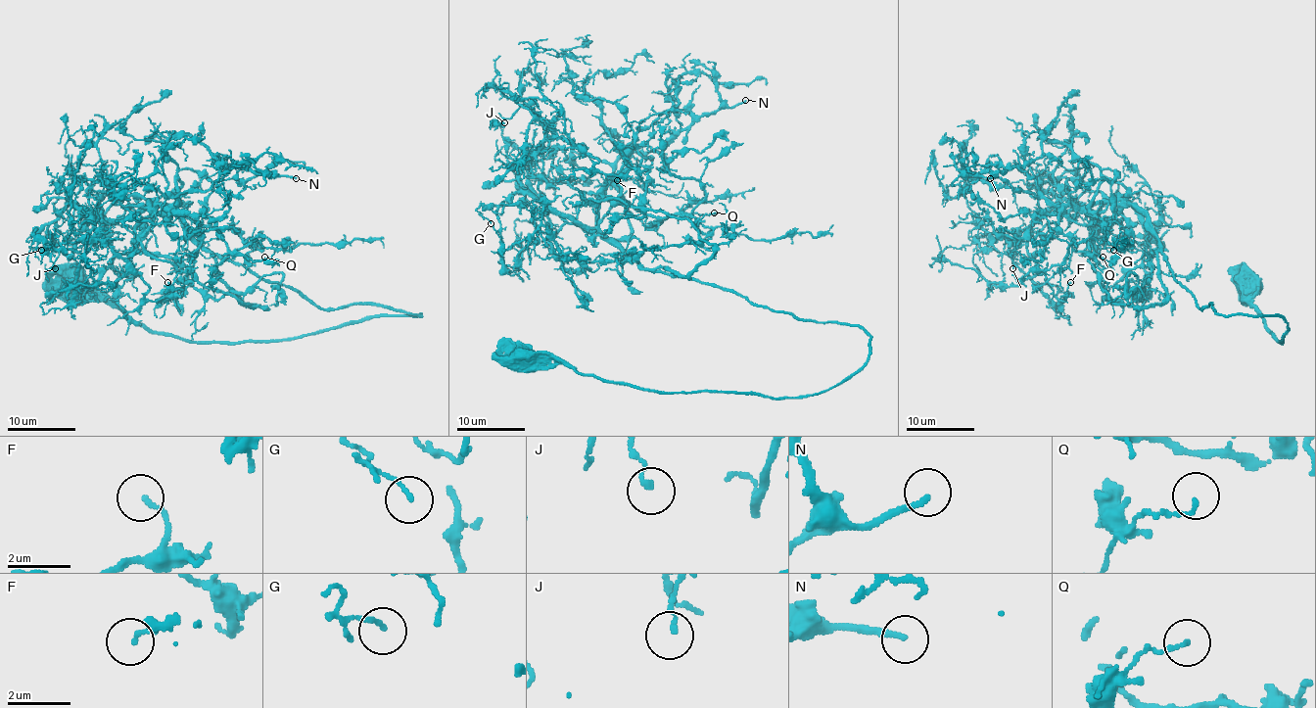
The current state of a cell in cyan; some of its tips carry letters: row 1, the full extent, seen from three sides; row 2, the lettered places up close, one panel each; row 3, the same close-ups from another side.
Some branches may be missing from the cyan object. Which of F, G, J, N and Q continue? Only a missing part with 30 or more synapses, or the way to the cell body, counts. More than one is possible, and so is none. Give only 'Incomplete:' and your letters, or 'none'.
Incomplete: N

